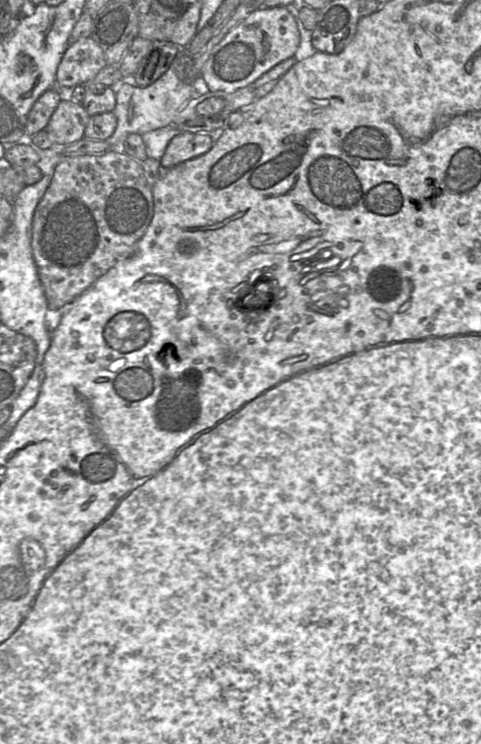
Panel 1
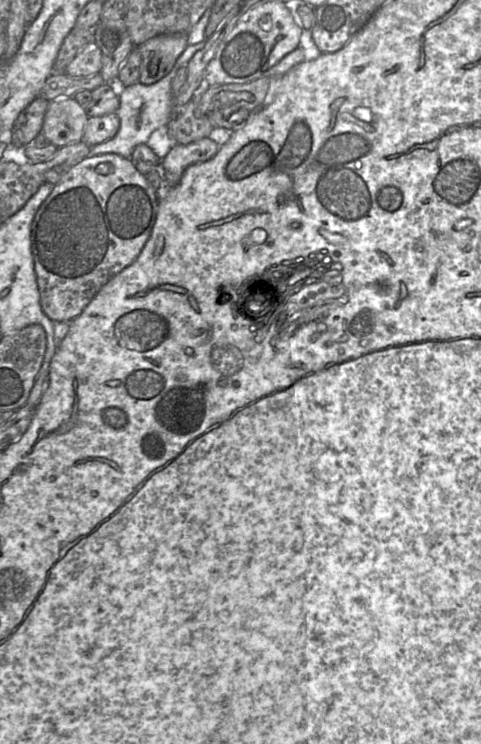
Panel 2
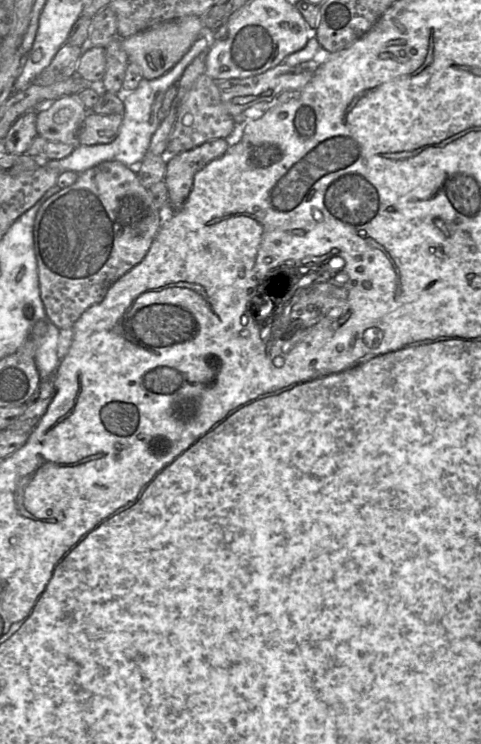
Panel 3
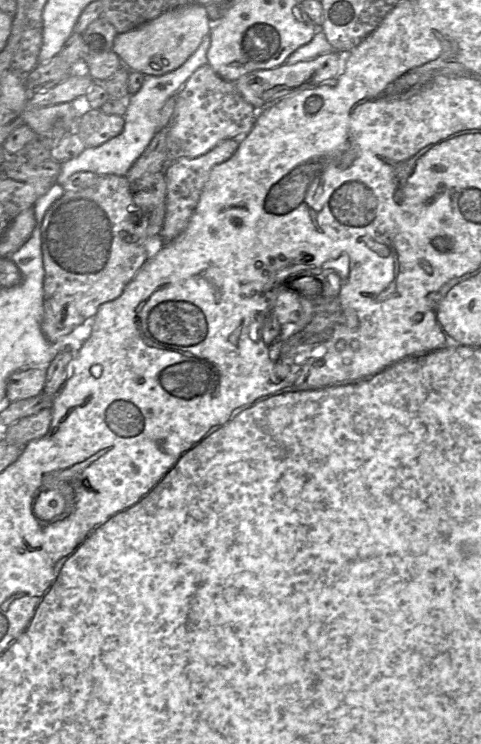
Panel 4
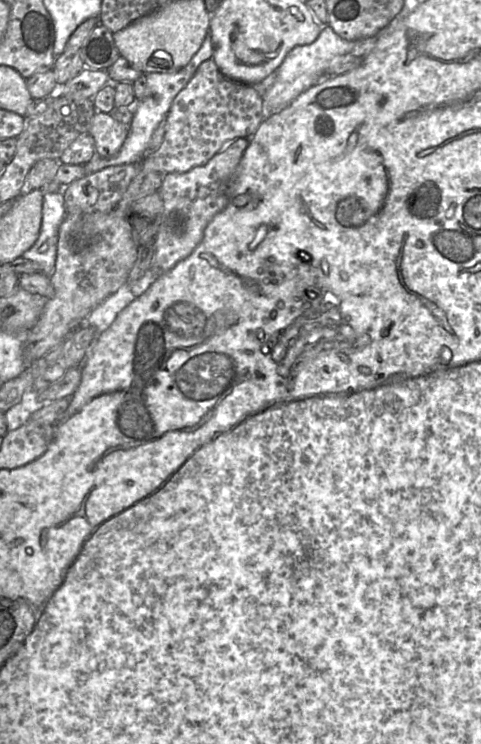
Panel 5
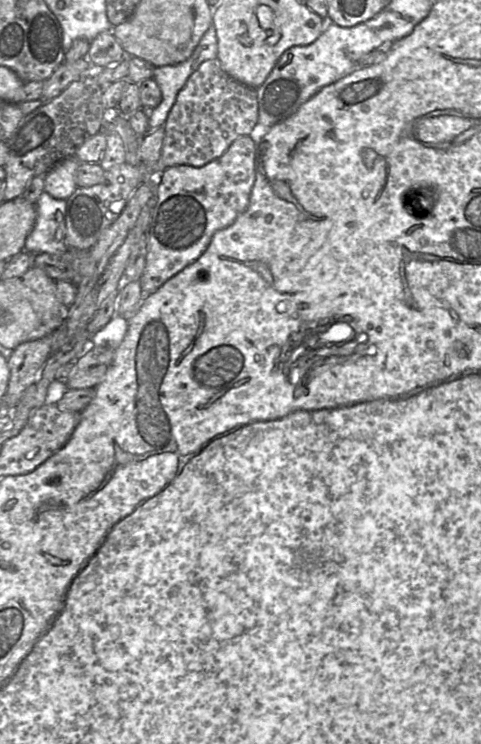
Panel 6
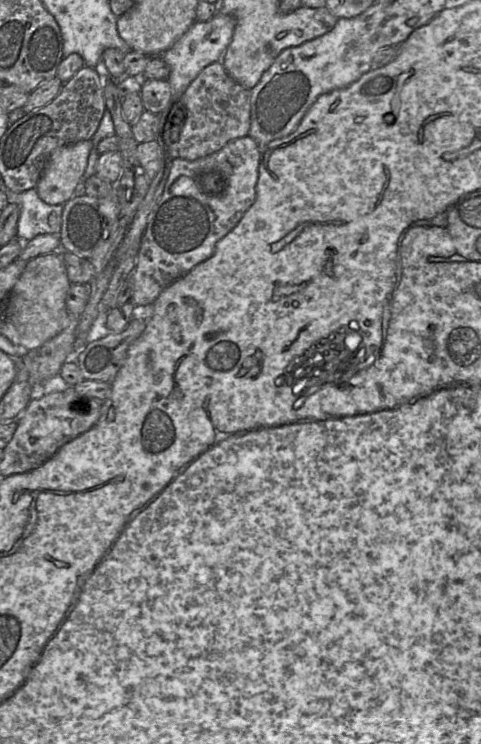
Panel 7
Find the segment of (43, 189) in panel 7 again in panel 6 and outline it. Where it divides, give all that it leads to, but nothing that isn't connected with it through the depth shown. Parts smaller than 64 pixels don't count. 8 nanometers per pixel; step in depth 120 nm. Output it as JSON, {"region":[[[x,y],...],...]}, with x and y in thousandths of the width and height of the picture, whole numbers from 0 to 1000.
{"region":[[[148,210],[112,222],[94,235],[91,257],[110,266],[139,269],[162,253],[158,230],[164,219]]]}

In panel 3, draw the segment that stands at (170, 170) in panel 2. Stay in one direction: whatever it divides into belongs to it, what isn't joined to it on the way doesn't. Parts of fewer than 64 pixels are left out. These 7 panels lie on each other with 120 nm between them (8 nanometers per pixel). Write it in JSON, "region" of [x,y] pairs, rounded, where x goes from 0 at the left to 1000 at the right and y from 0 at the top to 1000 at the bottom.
{"region":[[[441,187],[347,212],[341,243],[349,255],[349,270],[362,284],[374,281],[389,269],[405,234],[441,215],[466,208],[474,199],[470,187]]]}

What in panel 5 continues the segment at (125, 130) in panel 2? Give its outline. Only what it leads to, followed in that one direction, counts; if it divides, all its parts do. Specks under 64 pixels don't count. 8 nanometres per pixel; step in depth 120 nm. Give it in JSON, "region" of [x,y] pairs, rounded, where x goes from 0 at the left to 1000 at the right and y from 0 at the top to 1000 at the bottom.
{"region":[[[437,40],[428,46],[422,59],[395,83],[368,98],[324,98],[304,99],[306,129],[283,134],[277,141],[277,160],[268,169],[266,181],[245,207],[233,212],[214,212],[202,206],[173,222],[179,235],[202,231],[214,226],[239,222],[256,222],[291,218],[310,203],[316,181],[333,163],[347,157],[356,141],[368,126],[391,113],[422,82],[443,75],[441,48]]]}

